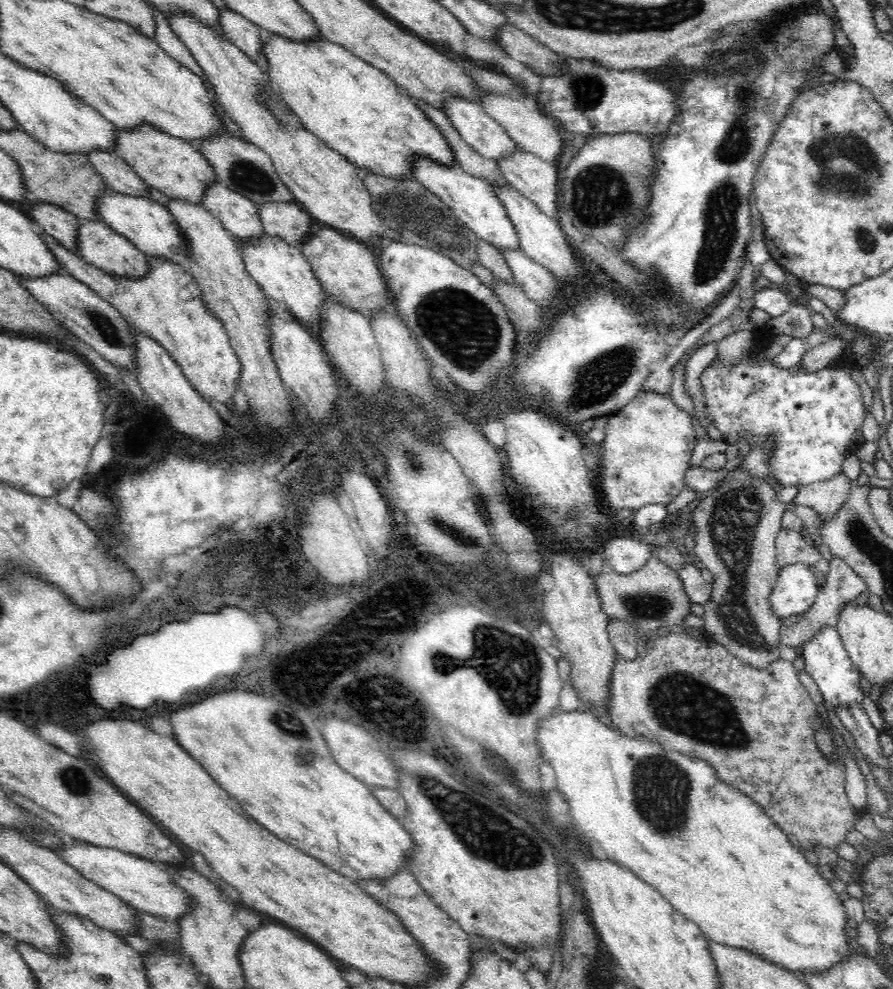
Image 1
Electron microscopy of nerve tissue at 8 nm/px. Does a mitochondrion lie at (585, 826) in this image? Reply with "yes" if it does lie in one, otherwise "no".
no

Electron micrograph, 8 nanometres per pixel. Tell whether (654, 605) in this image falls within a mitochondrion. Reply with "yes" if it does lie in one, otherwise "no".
yes

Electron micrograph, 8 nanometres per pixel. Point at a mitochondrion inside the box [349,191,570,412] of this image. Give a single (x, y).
(465, 330)

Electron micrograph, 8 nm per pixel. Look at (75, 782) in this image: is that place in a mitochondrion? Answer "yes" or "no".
yes

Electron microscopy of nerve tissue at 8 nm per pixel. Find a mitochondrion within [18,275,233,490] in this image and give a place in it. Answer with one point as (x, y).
(106, 327)

